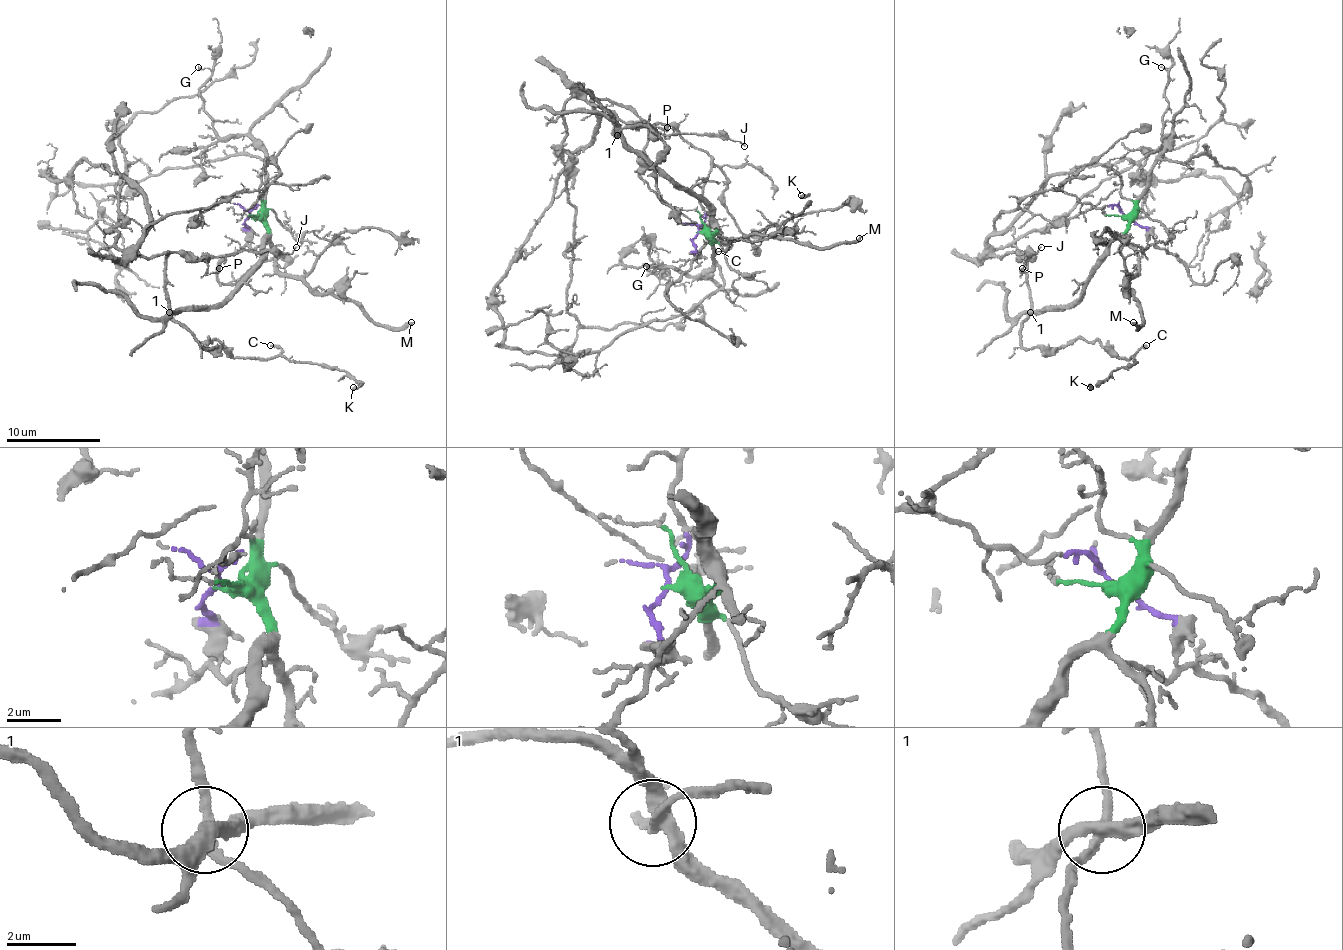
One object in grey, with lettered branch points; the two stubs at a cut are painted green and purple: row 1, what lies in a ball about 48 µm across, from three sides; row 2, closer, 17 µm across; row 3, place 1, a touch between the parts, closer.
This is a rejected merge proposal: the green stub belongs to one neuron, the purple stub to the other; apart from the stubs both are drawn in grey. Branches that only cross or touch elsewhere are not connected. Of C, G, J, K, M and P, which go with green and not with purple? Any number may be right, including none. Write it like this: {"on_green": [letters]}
{"on_green": ["G", "M"]}

